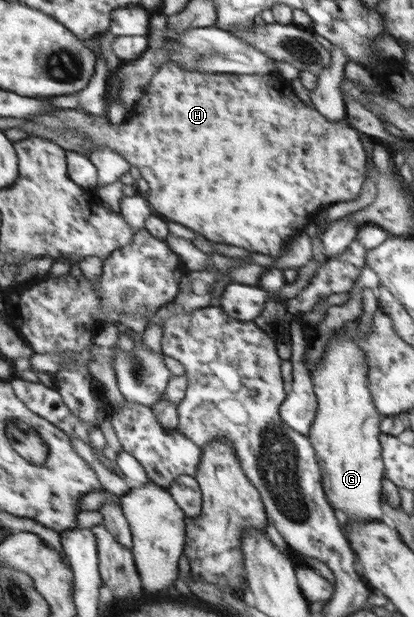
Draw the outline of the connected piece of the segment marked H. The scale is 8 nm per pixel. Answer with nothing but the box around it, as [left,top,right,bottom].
[30,62,366,257]

